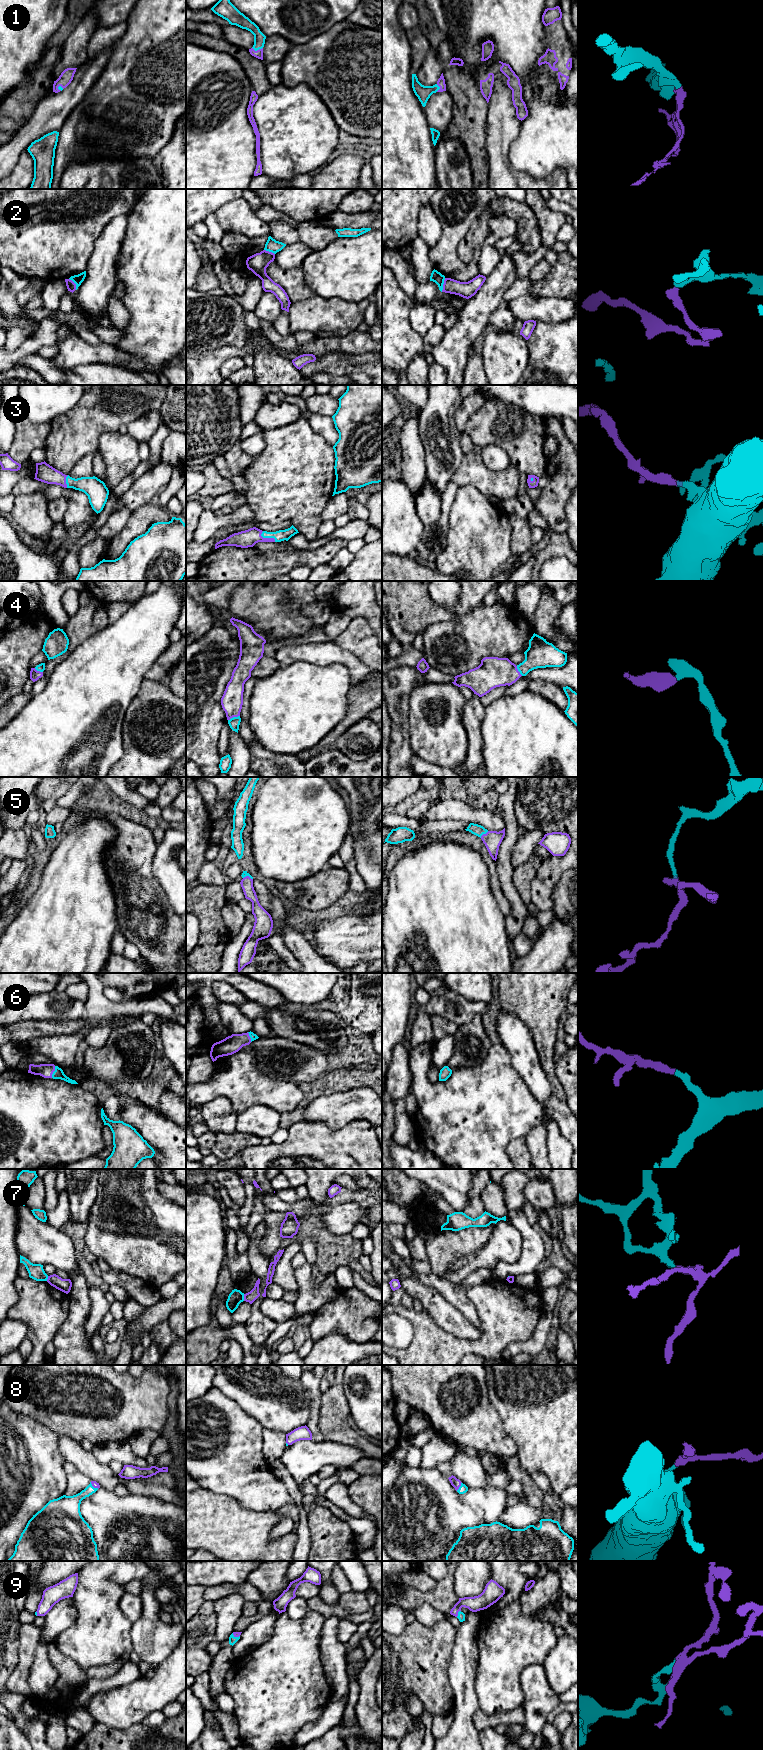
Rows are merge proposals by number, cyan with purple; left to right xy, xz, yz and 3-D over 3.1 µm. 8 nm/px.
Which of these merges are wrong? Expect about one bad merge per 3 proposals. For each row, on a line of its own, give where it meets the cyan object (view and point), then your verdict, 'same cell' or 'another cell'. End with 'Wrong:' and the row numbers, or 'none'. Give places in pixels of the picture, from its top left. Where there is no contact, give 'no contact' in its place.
1: meets cyan in xz at (257, 49); same cell
2: meets cyan in yz at (442, 285); another cell
3: meets cyan in xz at (267, 537); same cell
4: meets cyan in xz at (233, 717); same cell
5: meets cyan in yz at (484, 833); same cell
6: meets cyan in xy at (53, 1072); same cell
7: meets cyan in xz at (243, 1297); another cell
8: meets cyan in yz at (460, 1486); same cell
9: meets cyan in yz at (458, 1613); same cell
Wrong: 2, 7

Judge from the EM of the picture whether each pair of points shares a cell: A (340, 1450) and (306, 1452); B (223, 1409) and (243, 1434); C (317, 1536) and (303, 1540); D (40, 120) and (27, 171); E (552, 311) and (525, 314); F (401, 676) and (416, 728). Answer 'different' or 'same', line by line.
A: same
B: same
C: different
D: different
E: same
F: different

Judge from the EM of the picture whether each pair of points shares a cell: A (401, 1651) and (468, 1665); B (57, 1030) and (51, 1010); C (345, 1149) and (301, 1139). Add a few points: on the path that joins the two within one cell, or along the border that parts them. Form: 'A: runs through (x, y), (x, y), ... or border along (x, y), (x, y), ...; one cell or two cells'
A: border along (456, 1638), (448, 1670), (450, 1685); two cells
B: border along (30, 1019), (78, 1019); two cells
C: runs through (334, 1149), (312, 1148); one cell

